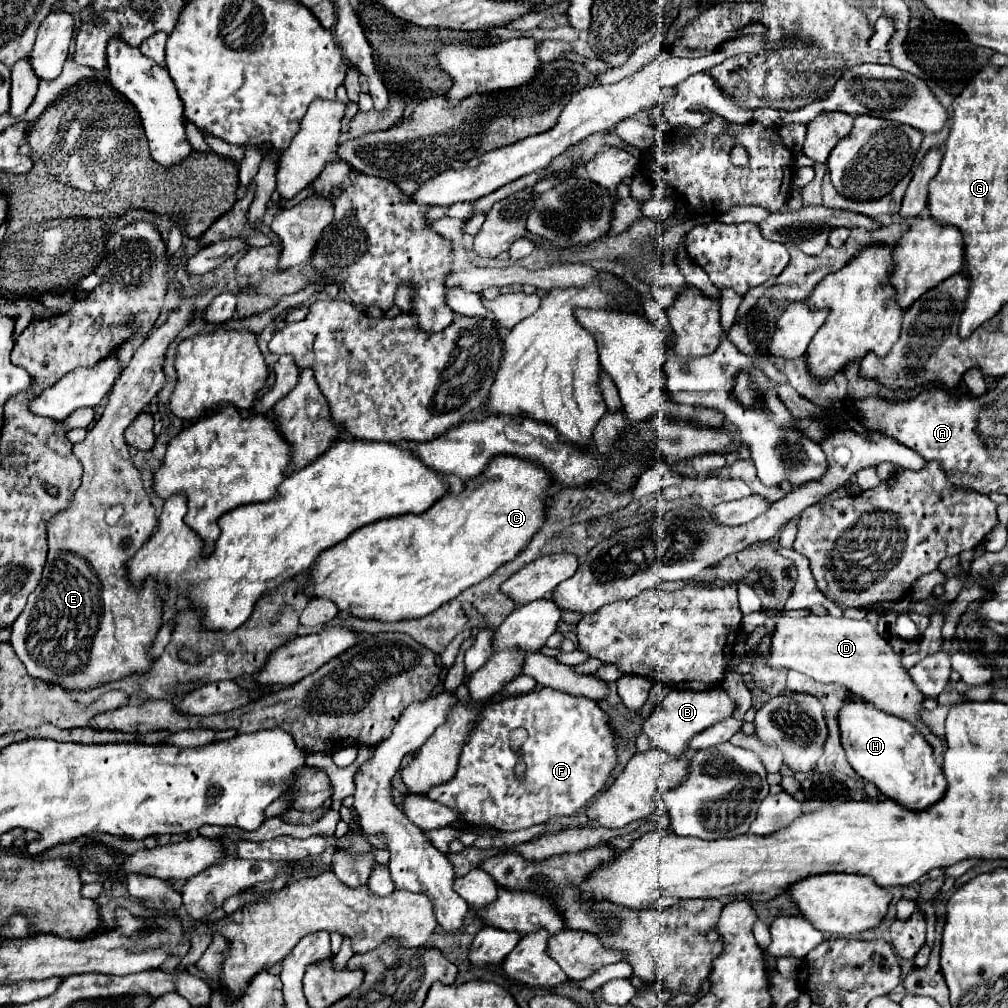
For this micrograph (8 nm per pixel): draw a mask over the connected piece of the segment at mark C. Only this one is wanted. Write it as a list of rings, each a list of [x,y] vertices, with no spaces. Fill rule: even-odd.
[[[494,456],[480,476],[464,482],[460,494],[444,494],[422,514],[402,514],[358,528],[342,544],[324,550],[314,564],[306,586],[312,596],[326,596],[338,604],[340,612],[360,618],[404,620],[426,616],[466,588],[488,578],[496,568],[516,558],[518,552],[528,546],[532,536],[544,526],[550,488],[552,480],[548,480],[548,472],[544,472],[542,464],[518,456]]]

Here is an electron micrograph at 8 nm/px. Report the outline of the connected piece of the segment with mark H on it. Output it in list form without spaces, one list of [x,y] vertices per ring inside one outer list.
[[[850,696],[844,700],[838,712],[838,726],[840,726],[840,742],[846,752],[846,760],[850,766],[868,782],[872,782],[886,798],[900,802],[906,808],[928,808],[930,804],[938,802],[946,790],[946,778],[942,774],[940,764],[936,764],[932,756],[932,746],[924,740],[924,736],[906,720],[896,718],[884,710],[876,710],[874,704],[866,704],[866,700]]]

